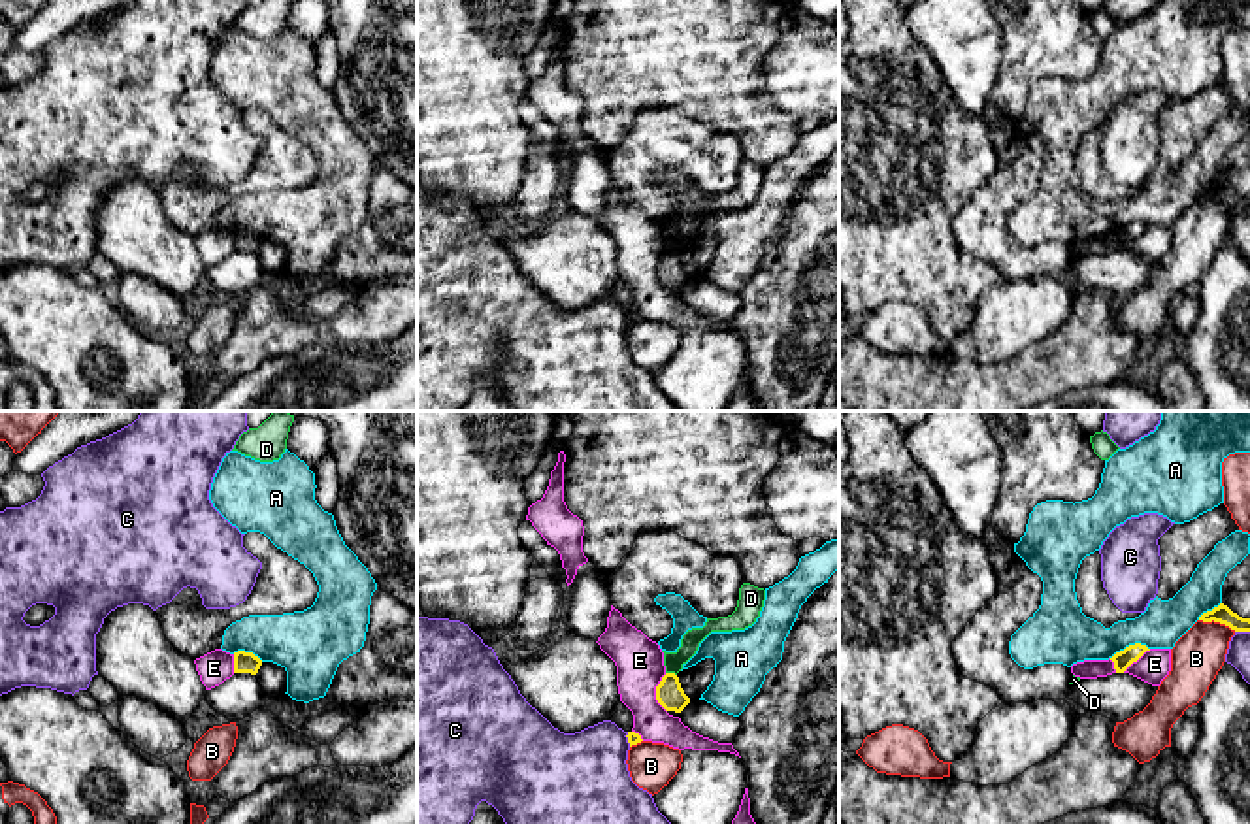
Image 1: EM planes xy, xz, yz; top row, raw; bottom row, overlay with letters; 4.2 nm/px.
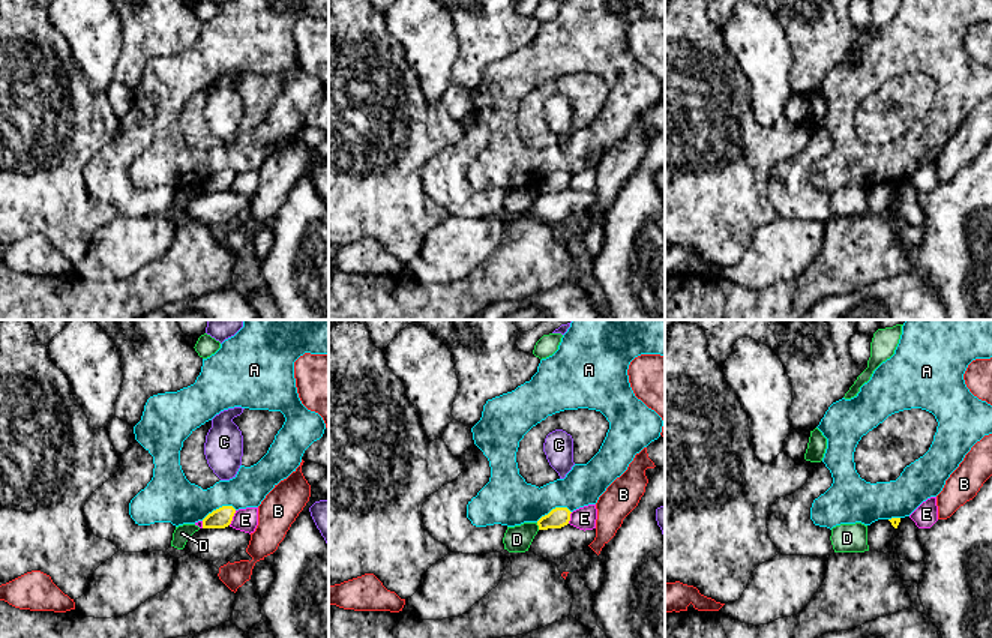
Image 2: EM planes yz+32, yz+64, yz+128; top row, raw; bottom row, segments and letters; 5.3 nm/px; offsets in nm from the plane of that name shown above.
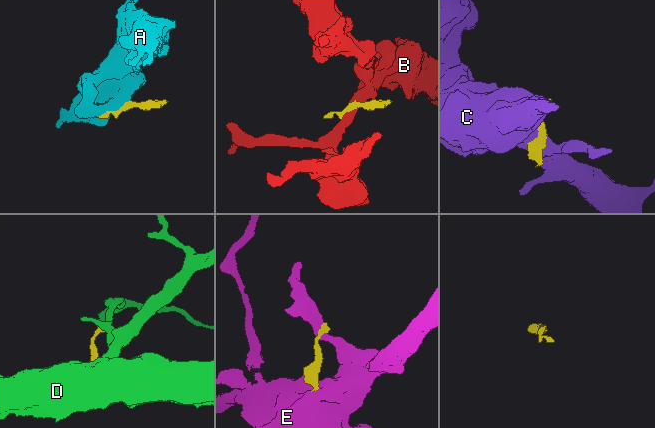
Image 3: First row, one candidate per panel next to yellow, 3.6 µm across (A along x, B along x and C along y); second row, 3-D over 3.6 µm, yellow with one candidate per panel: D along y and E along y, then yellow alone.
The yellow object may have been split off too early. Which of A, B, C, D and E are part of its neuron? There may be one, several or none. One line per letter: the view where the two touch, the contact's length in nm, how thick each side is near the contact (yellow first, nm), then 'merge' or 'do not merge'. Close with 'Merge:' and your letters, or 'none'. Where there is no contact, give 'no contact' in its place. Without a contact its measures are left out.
A: yz | 180 nm | 80/220 nm | do not merge
B: yz | 170 nm | 80/220 nm | do not merge
C: xz | 70 nm | 50/380 nm | do not merge
D: xz | 50 nm | 120/80 nm | do not merge
E: xz | 170 nm | 120/200 nm | do not merge
Merge: none

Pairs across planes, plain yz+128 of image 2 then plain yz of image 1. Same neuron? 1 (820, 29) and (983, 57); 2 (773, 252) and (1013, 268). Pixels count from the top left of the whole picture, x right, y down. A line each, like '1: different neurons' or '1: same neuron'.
1: different neurons
2: different neurons

